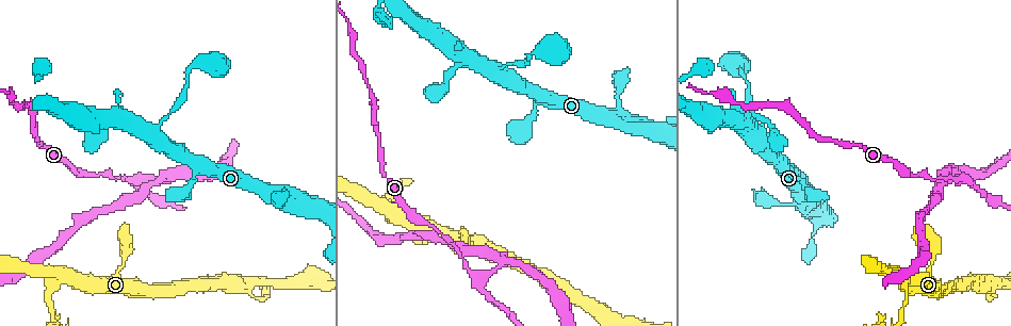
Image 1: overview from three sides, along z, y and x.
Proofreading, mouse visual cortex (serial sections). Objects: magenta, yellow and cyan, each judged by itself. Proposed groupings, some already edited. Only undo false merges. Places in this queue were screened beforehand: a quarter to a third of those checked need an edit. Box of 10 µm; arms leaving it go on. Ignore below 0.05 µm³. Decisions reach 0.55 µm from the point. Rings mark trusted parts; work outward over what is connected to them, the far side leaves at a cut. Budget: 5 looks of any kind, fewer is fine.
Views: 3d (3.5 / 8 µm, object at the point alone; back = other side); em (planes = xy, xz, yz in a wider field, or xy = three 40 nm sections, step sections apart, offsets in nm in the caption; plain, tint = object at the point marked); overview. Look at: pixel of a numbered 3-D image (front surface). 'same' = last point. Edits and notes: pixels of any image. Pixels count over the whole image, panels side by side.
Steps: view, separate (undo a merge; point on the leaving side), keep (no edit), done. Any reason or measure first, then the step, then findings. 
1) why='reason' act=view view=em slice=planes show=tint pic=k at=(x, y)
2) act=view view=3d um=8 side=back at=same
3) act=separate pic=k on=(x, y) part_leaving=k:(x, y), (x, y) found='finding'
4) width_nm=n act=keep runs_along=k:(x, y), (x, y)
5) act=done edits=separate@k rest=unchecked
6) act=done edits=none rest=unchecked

why='three arms meet' act=view view=em slice=xy step=5 show=tint pic=1 at=(401, 218)

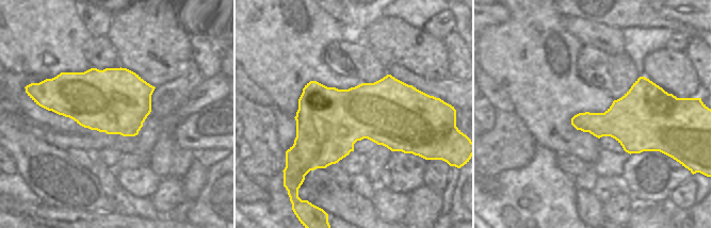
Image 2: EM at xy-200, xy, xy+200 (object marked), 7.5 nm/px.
why='see where the arms go' act=view view=3d um=3.5 side=back at=same

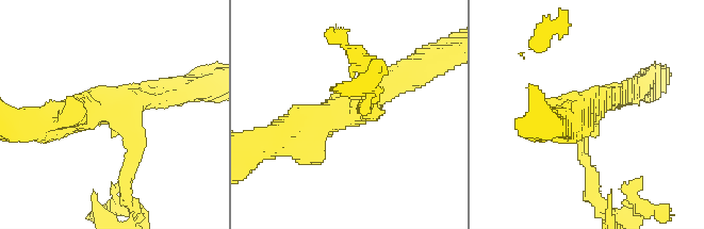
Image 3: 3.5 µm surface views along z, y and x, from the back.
arm_widths_nm=150,300,400 act=separate pic=3 on=(130, 166) part_leaving=3:(123, 126), (133, 135), (133, 213) found='two cells meet here'

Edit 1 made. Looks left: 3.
why='see it whole again' act=view view=overview

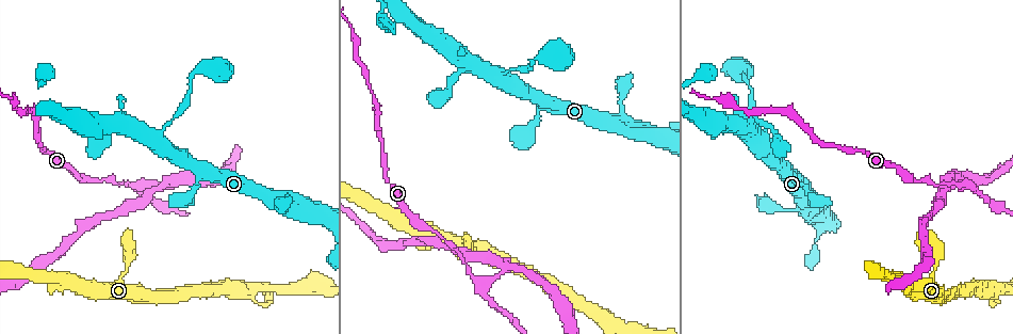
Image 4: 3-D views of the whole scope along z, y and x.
why='sudden change in width' act=view view=3d um=3.5 pic=4 at=(957, 183)

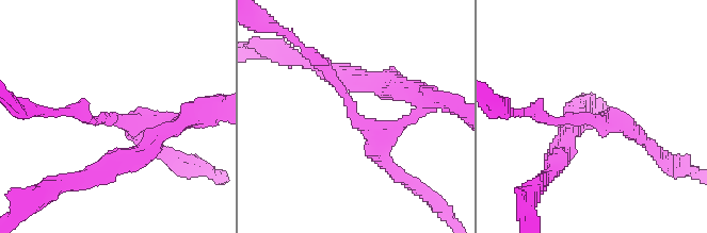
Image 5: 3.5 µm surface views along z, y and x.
arms=3 arm_widths_nm=150,150,200 act=view view=em slice=planes show=tint pic=5 at=(119, 118)

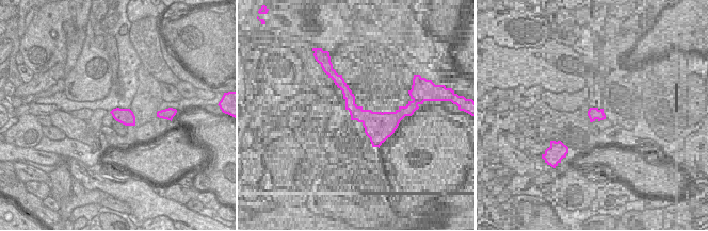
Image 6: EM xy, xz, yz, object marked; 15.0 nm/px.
act=separate pic=5 on=(578, 107) found='two cells meet here'

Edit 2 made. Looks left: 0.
act=done edits=separate@3,separate@5 rest=unchecked

